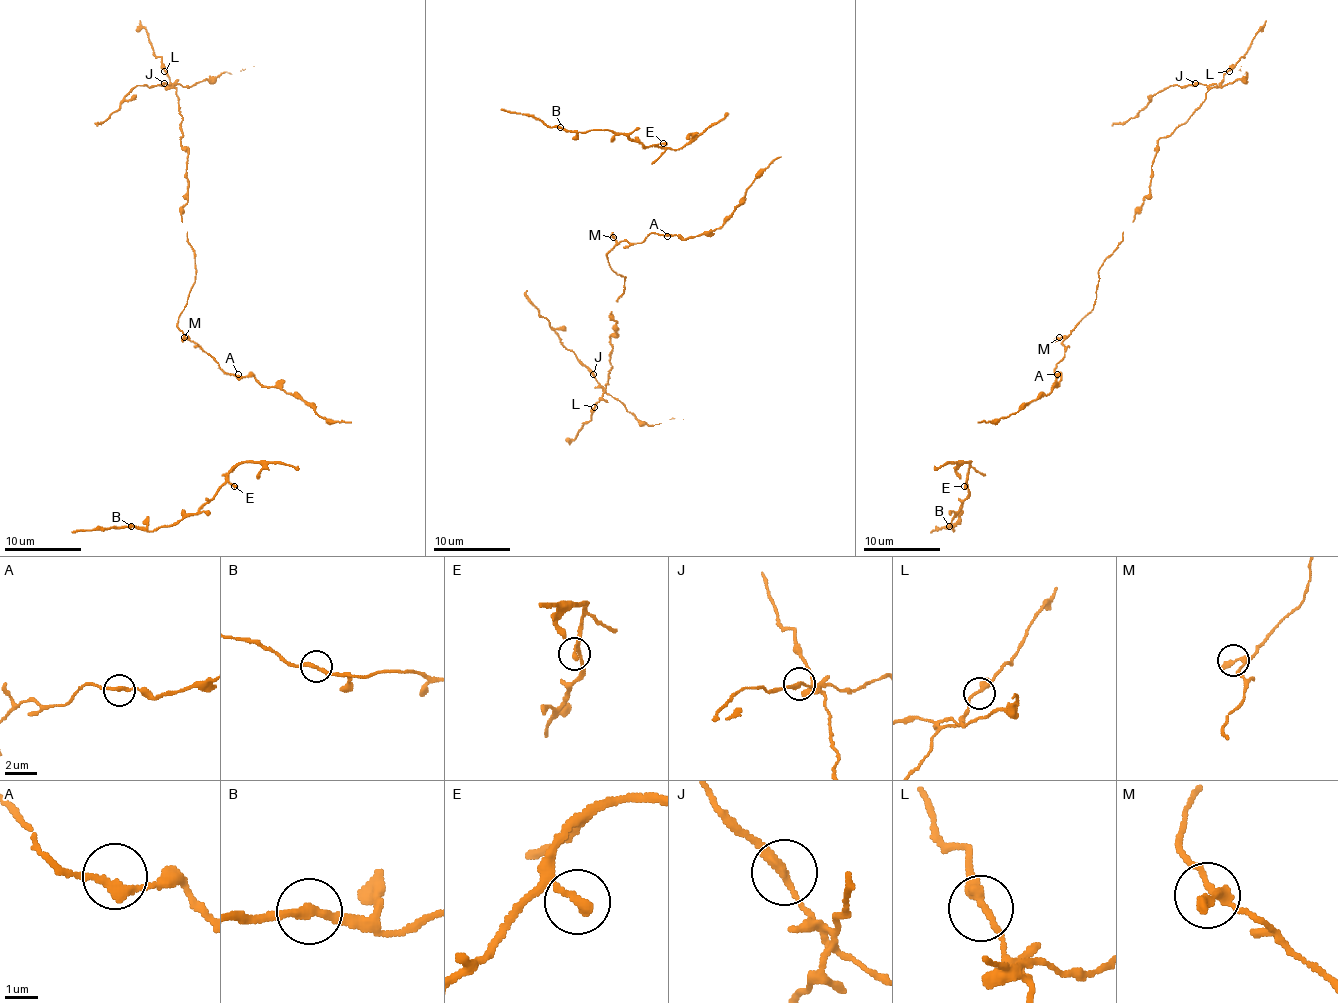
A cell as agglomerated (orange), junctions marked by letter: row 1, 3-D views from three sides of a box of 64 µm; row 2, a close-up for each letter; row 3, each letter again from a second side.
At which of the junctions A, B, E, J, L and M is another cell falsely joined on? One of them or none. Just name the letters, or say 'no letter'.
no letter

